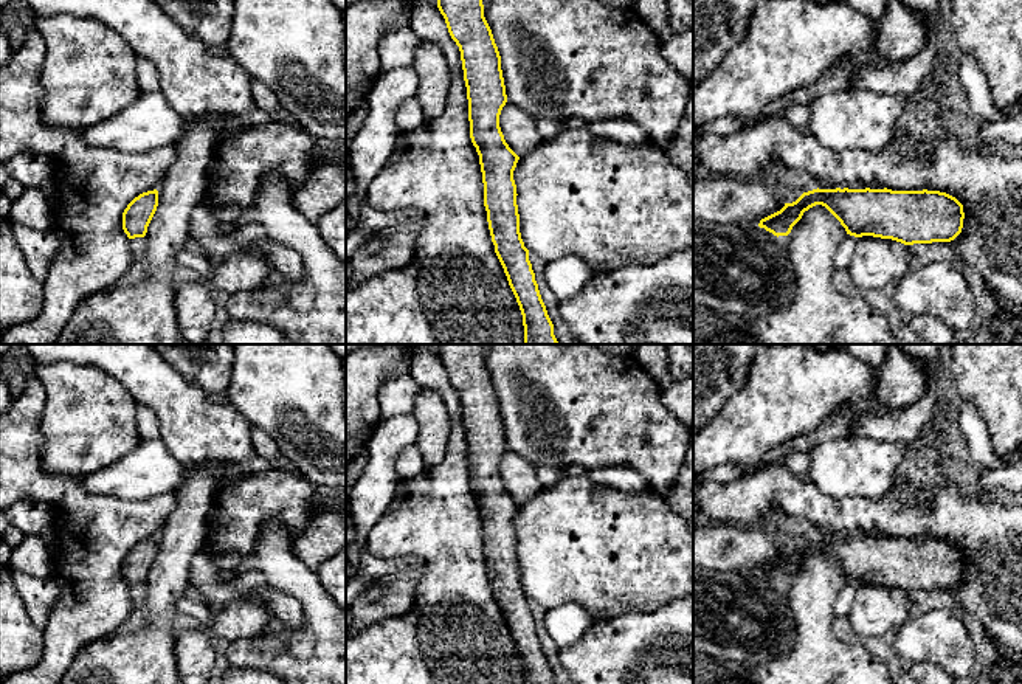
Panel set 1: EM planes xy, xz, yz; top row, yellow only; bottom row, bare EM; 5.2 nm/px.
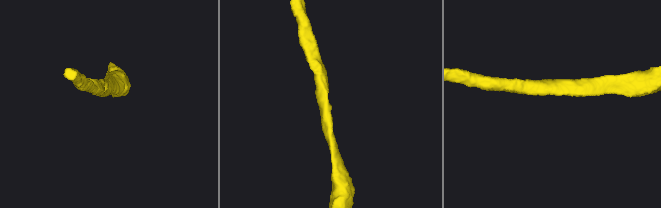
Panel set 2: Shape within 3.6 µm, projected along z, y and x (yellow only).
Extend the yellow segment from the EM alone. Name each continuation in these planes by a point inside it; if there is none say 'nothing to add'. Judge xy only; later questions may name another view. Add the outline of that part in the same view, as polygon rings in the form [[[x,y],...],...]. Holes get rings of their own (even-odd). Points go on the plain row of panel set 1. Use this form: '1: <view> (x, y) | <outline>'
nothing to add

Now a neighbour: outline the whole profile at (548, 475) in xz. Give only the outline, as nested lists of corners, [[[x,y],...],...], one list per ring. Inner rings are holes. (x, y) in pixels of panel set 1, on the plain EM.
[[[537,465],[535,472],[544,487],[552,485],[561,481],[563,478],[586,476],[586,470],[582,468],[580,465],[566,465],[561,468],[549,465]]]

